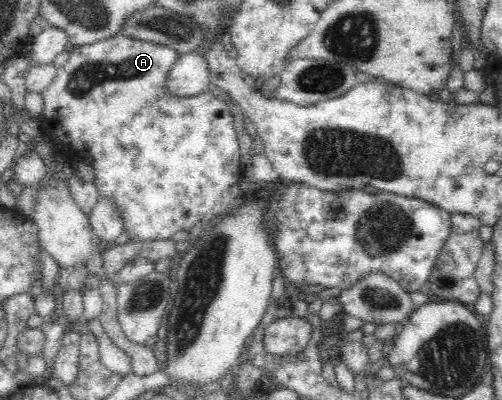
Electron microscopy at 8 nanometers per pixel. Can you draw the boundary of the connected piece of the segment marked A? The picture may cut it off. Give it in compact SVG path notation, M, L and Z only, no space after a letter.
M113 35L99 40L93 44L76 46L69 54L67 62L56 67L53 81L43 92L40 92L43 100L43 109L35 121L35 126L41 129L44 140L53 146L53 156L60 159L64 165L76 168L79 162L89 165L94 172L95 187L101 197L111 199L113 209L123 221L123 232L127 233L131 241L167 240L179 230L190 231L191 228L205 222L203 231L209 230L217 220L221 220L231 209L238 206L241 187L239 181L242 178L243 166L237 135L233 129L233 119L227 103L216 97L210 91L201 95L175 96L168 91L167 76L171 72L173 63L180 54L171 46L163 46L154 42L130 39L125 35Z

